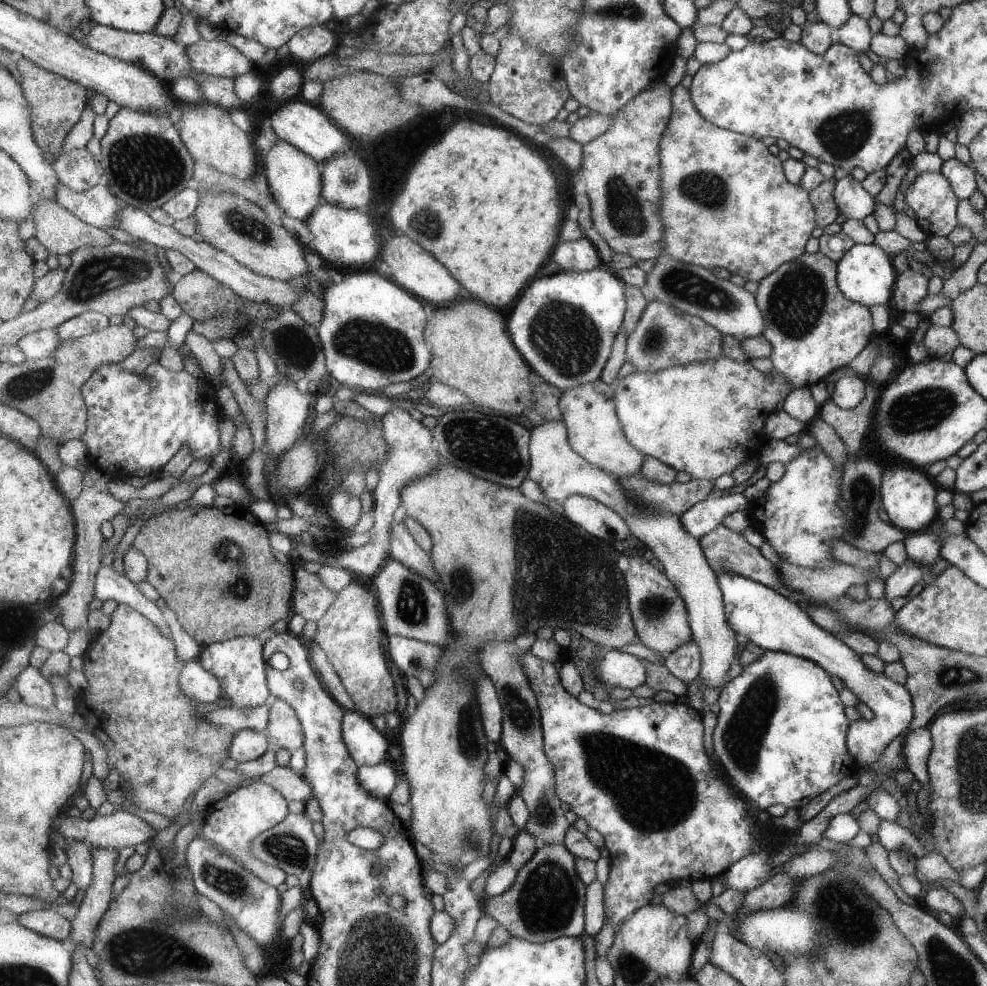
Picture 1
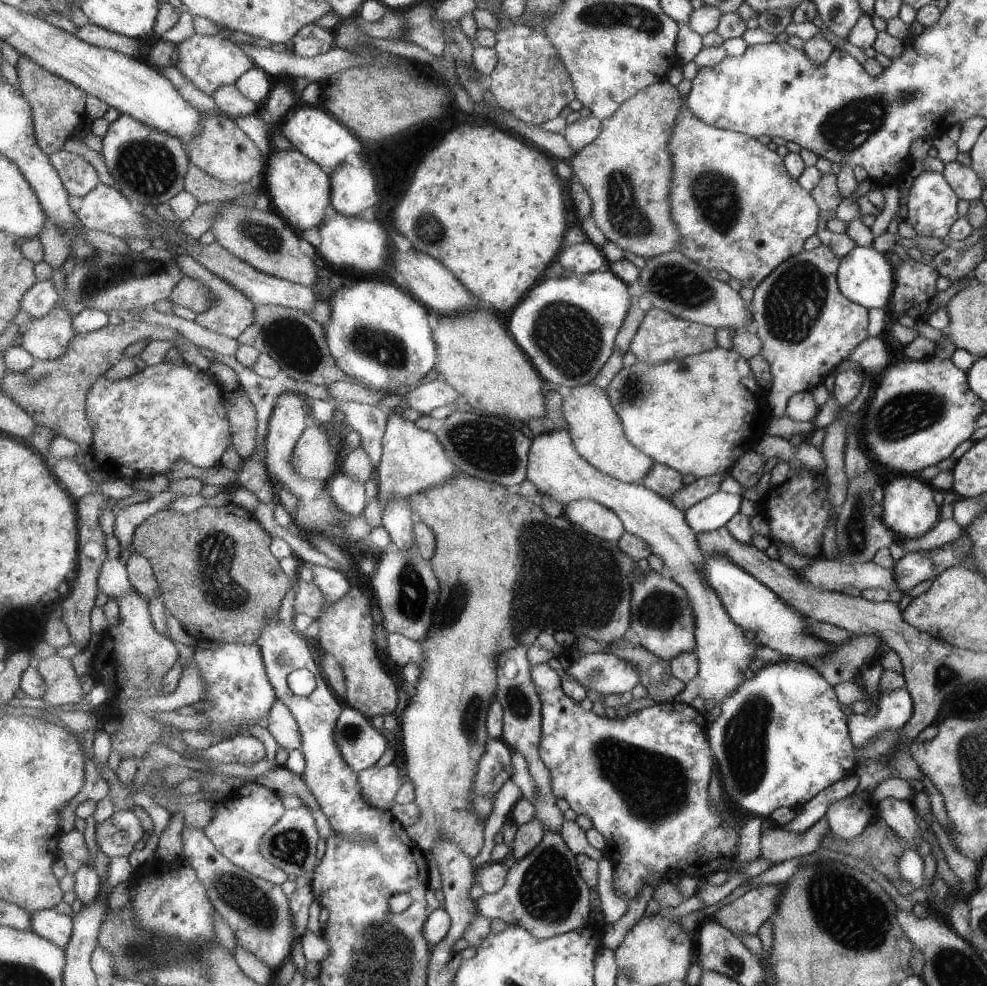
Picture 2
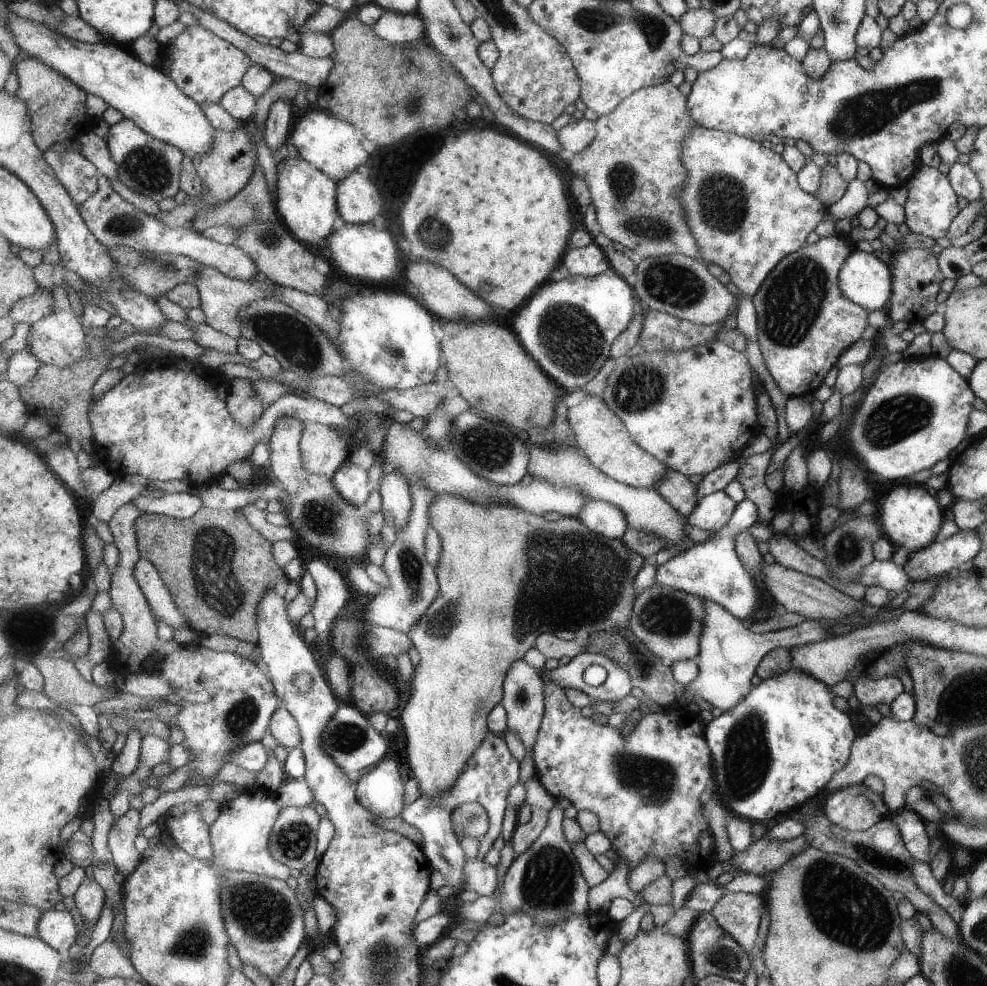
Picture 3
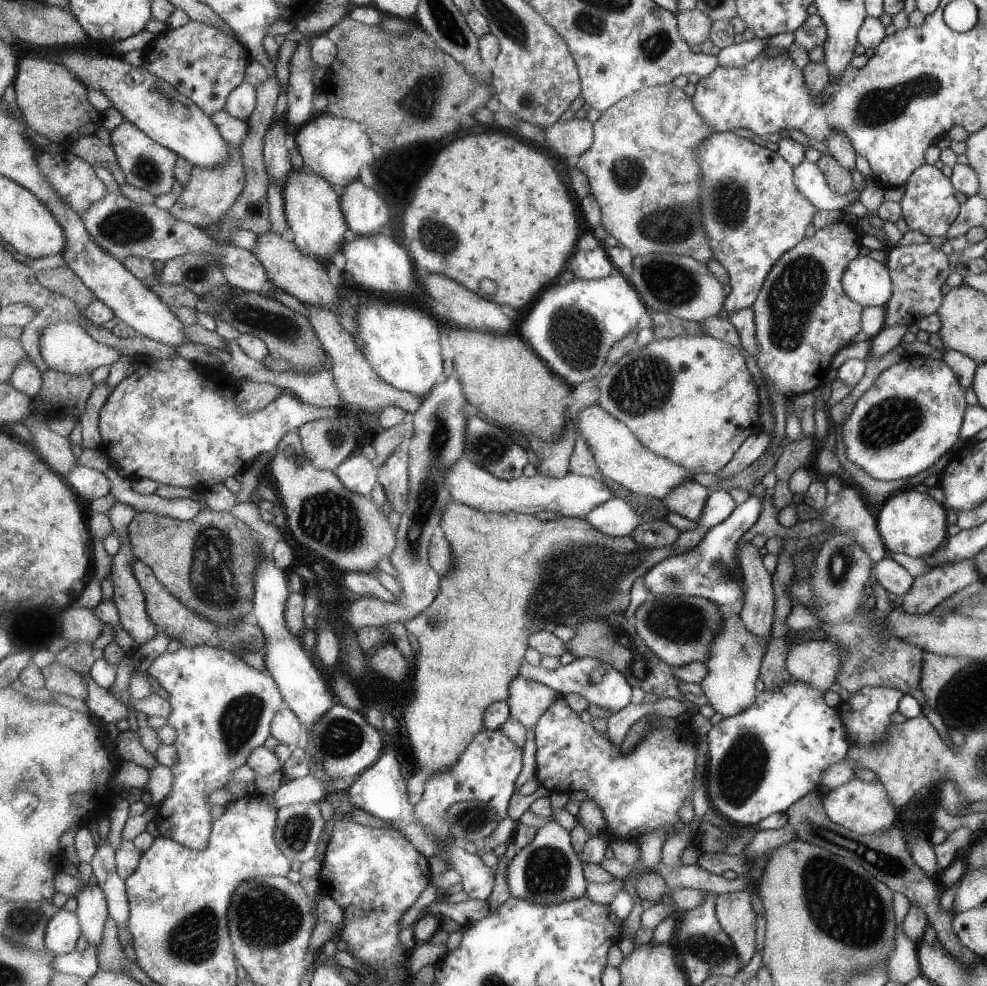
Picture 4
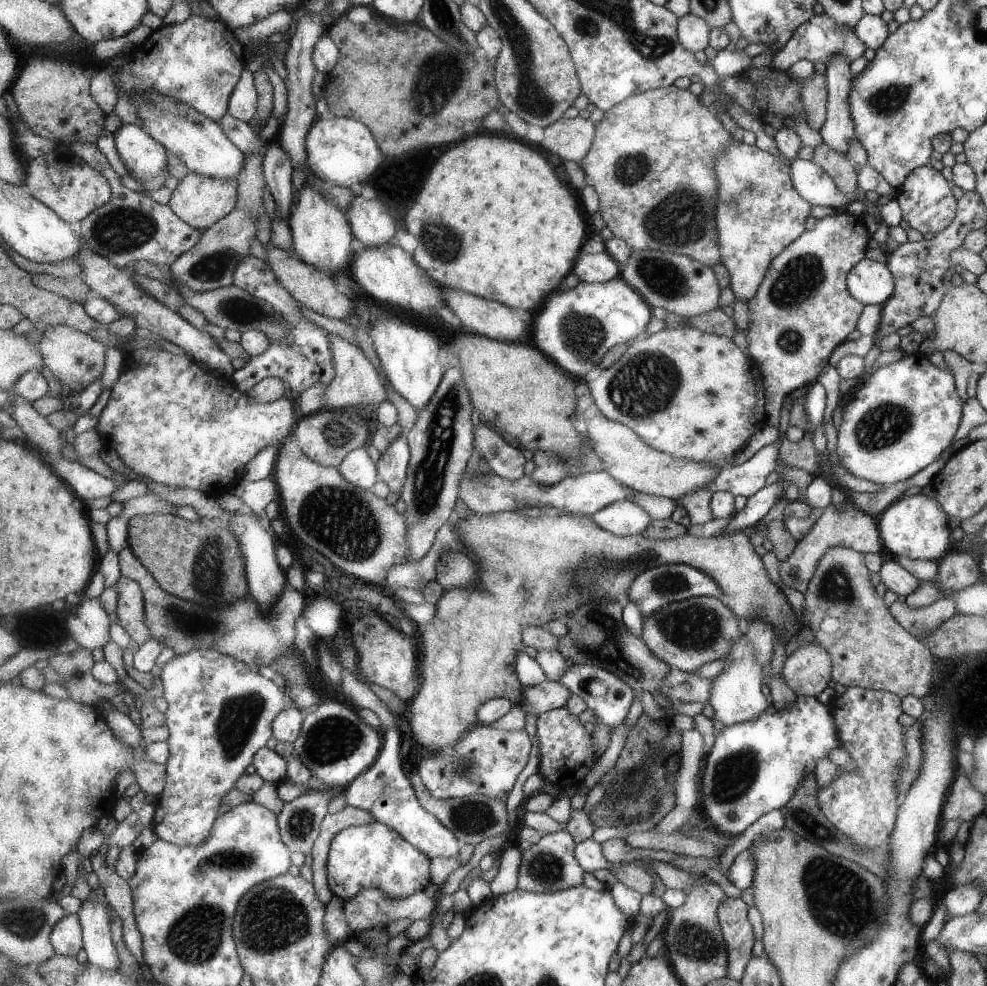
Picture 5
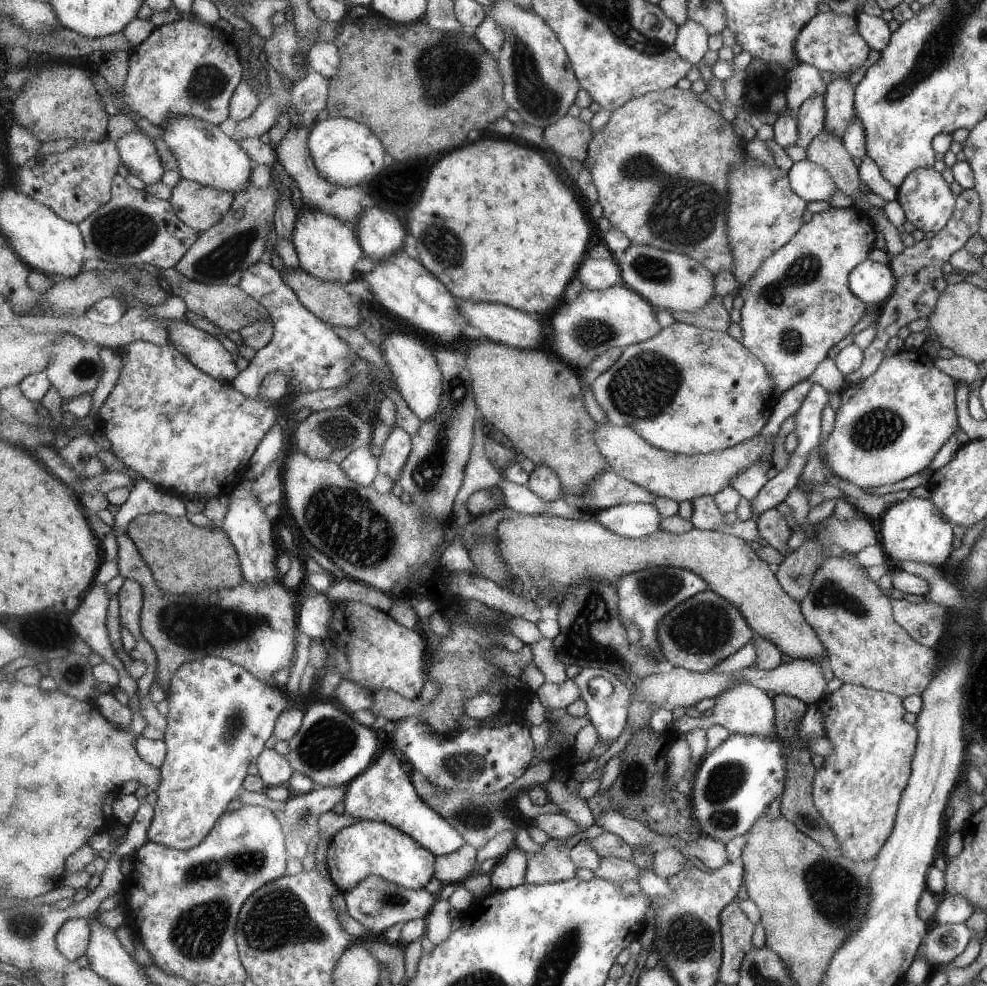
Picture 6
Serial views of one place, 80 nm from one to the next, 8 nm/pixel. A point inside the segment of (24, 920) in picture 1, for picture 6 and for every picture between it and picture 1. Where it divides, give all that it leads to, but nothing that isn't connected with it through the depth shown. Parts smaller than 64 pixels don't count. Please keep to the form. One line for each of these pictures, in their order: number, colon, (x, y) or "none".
2: (58, 928)
3: (58, 928)
4: (63, 932)
5: (68, 936)
6: (73, 939)

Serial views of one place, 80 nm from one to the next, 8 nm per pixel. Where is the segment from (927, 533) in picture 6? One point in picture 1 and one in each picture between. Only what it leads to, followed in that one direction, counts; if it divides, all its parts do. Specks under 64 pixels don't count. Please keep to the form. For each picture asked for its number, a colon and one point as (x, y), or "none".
1: (906, 494)
2: (908, 510)
3: (909, 517)
4: (909, 523)
5: (915, 527)

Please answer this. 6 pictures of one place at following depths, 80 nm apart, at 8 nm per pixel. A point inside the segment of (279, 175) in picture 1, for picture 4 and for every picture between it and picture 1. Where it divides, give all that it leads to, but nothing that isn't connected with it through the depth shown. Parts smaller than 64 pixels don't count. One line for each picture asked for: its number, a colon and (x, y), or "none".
2: (300, 190)
3: (307, 203)
4: (314, 211)

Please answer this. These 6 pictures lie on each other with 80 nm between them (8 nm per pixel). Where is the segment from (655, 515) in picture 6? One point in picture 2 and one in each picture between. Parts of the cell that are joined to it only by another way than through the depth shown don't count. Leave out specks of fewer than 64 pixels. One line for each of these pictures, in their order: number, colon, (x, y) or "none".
2: (596, 518)
3: (601, 517)
4: (616, 517)
5: (624, 518)

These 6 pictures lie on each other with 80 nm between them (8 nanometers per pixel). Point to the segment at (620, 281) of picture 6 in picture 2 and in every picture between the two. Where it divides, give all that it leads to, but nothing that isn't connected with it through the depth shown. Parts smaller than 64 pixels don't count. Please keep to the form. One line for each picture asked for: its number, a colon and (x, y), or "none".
2: (586, 257)
3: (592, 260)
4: (594, 264)
5: (594, 269)

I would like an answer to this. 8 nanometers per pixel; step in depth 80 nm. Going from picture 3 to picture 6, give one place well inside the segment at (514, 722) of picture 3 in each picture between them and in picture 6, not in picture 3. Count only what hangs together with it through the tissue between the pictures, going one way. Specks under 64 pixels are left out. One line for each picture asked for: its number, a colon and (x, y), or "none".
4: (529, 699)
5: (547, 696)
6: (552, 696)

